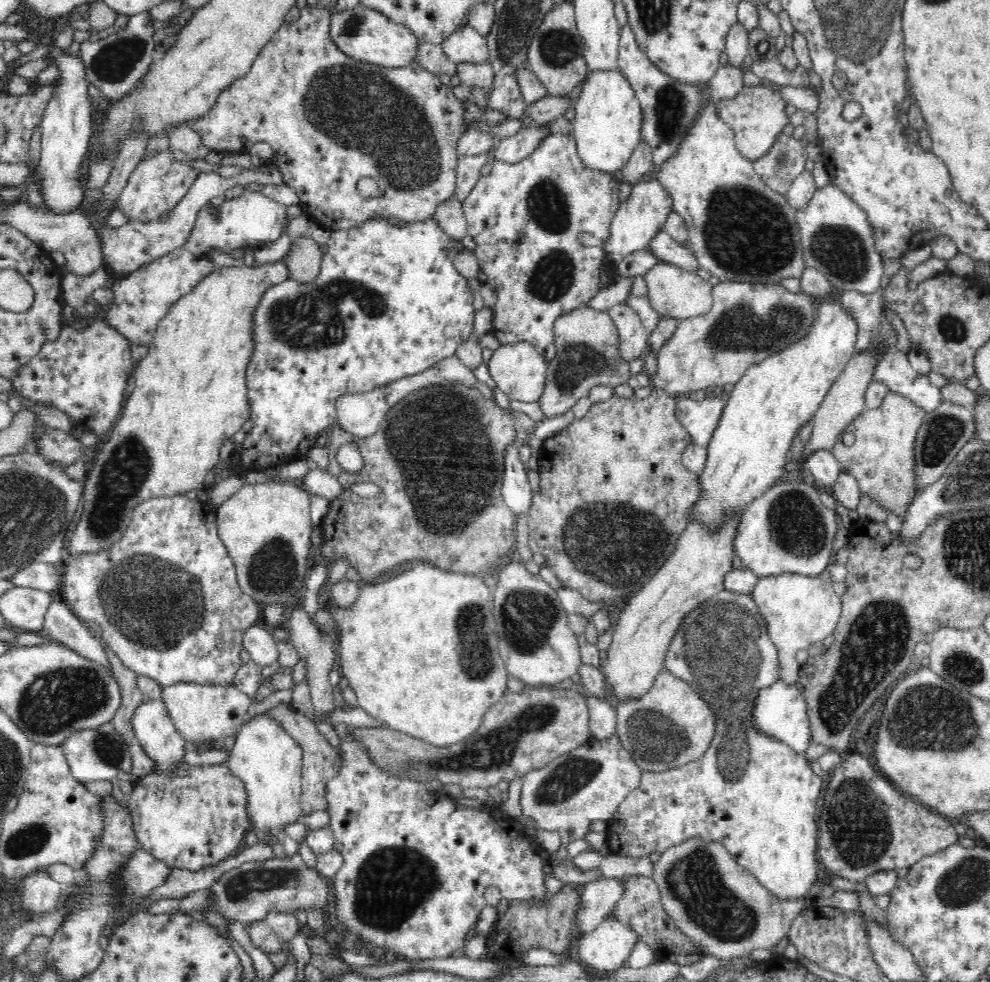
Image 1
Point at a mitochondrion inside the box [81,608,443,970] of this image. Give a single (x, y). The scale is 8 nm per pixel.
(251, 883)

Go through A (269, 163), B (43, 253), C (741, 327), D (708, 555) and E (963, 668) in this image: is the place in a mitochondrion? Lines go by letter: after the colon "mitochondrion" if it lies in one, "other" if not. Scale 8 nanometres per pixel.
A: other
B: other
C: mitochondrion
D: other
E: mitochondrion

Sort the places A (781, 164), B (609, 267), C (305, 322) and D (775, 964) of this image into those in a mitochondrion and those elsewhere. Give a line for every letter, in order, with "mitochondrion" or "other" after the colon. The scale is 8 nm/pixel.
A: mitochondrion
B: other
C: mitochondrion
D: other

